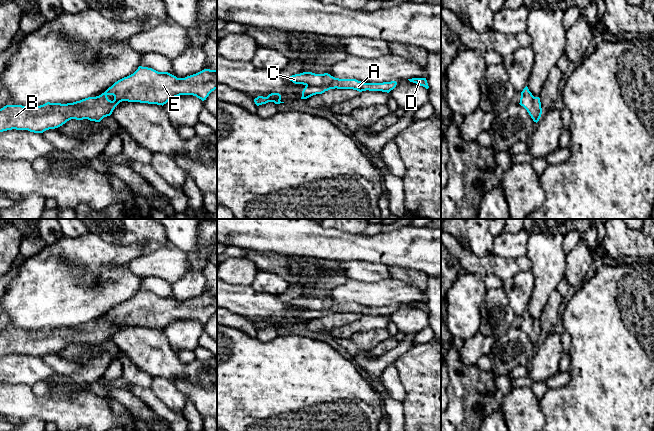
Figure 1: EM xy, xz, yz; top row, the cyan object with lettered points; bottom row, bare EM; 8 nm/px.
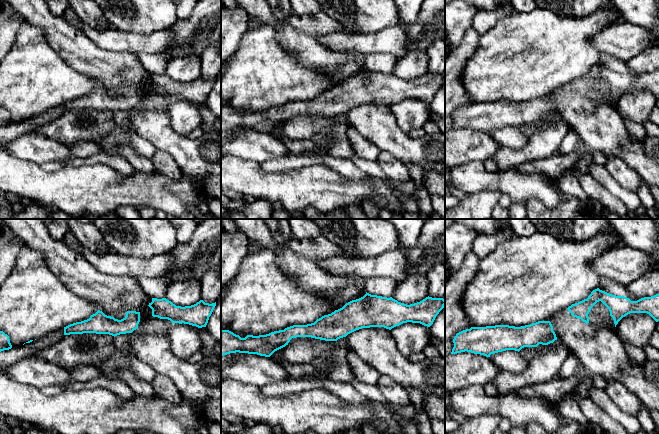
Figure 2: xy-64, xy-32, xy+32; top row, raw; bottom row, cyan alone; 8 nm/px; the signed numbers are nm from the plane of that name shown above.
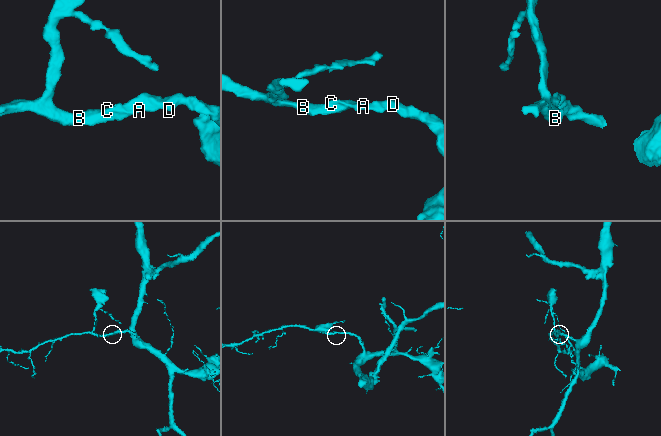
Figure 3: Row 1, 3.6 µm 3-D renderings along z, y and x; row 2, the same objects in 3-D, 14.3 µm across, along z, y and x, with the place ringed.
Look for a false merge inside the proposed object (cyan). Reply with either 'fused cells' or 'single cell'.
single cell

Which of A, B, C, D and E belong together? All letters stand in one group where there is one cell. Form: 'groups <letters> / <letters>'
groups A B C D E

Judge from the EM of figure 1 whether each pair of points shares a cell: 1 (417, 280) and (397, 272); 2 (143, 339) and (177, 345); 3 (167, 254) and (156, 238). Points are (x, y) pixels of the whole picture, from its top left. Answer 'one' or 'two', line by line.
1: one
2: two
3: two

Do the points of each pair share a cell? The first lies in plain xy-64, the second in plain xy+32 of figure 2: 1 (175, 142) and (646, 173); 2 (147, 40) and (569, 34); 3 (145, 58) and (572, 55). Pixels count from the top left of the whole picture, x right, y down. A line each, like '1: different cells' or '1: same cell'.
1: different cells
2: different cells
3: different cells

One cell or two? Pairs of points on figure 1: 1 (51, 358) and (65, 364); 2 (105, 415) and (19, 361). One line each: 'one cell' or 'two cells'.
1: one cell
2: two cells

